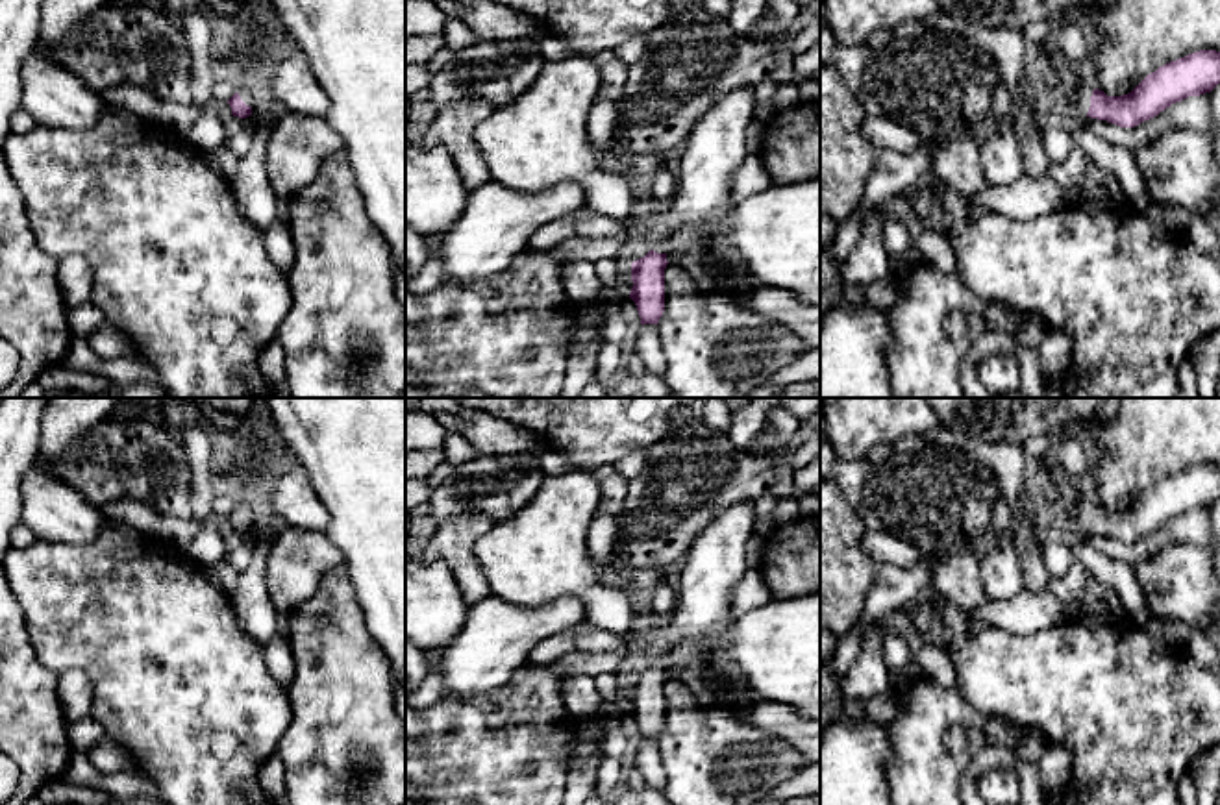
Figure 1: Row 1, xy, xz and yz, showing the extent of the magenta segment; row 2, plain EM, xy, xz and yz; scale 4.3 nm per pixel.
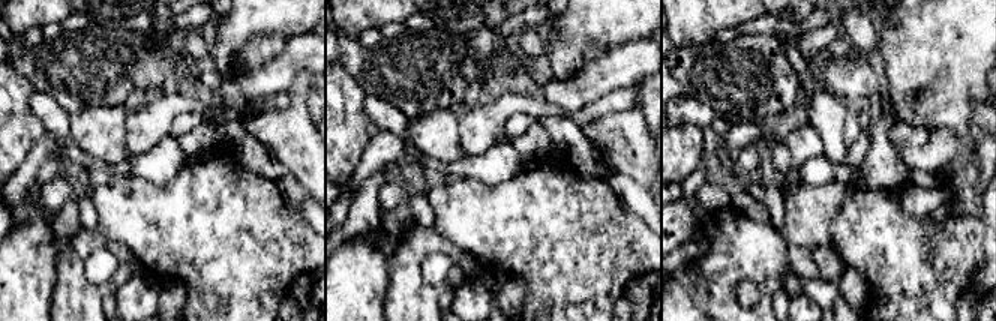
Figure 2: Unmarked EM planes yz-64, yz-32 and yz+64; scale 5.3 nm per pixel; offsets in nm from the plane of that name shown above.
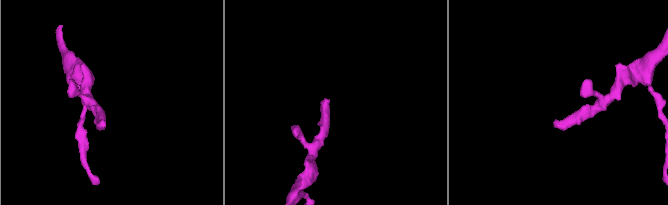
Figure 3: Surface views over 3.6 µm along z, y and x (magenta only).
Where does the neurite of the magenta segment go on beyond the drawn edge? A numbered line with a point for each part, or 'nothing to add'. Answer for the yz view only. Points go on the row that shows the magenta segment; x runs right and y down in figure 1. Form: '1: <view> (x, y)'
1: yz (1080, 99)

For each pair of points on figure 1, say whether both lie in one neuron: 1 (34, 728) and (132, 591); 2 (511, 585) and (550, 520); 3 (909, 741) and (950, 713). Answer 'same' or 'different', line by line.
1: different
2: same
3: same

